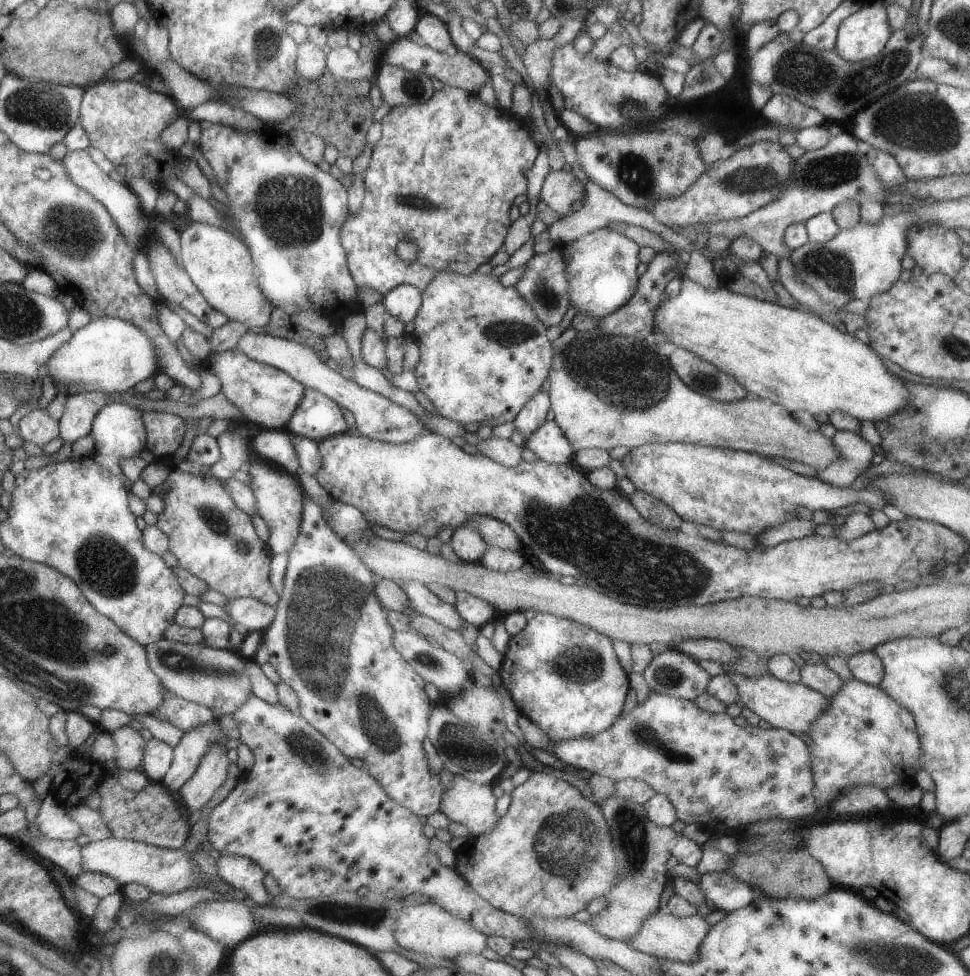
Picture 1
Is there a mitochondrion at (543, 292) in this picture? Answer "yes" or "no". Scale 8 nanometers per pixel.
yes

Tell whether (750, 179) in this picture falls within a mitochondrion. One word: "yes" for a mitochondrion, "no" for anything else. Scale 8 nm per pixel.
yes

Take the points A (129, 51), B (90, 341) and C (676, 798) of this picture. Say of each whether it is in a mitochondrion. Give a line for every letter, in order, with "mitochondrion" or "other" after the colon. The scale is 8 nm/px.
A: other
B: other
C: other

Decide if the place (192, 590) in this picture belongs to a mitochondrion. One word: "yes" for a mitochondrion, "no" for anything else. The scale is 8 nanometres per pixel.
no

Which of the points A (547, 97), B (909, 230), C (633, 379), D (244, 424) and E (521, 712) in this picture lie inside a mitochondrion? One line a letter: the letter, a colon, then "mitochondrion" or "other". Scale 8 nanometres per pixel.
A: other
B: other
C: mitochondrion
D: other
E: other

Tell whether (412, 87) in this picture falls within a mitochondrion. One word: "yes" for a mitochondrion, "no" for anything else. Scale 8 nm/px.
yes

